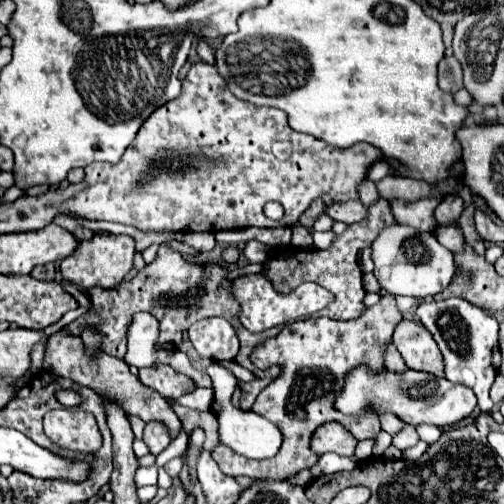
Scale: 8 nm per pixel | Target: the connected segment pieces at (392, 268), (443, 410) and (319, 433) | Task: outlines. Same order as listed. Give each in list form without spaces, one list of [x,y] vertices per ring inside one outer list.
[[[408,225],[386,227],[372,243],[372,261],[374,261],[374,275],[380,287],[392,295],[412,295],[412,297],[436,295],[450,283],[450,279],[456,273],[452,253],[436,241],[434,233],[416,231]]]
[[[356,367],[346,377],[346,387],[336,399],[334,407],[346,415],[358,415],[364,409],[374,409],[374,413],[394,413],[408,425],[436,425],[446,427],[468,417],[476,407],[476,395],[470,387],[450,383],[444,377],[434,377],[430,373],[420,373],[408,369],[404,375],[394,375],[384,369],[380,375],[372,375],[366,367]]]
[[[326,423],[314,431],[310,447],[316,455],[332,451],[340,457],[354,457],[356,443],[354,435],[350,435],[350,431],[346,431],[340,423]]]

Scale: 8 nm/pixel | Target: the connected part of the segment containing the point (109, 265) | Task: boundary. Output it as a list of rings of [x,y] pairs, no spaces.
[[[96,233],[90,241],[82,241],[74,255],[64,259],[60,263],[62,277],[80,289],[90,287],[104,287],[112,289],[116,287],[132,269],[132,257],[134,257],[134,239],[128,235],[112,235],[112,233]]]

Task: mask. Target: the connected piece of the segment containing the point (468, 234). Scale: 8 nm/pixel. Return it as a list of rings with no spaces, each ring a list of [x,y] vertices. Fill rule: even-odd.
[[[472,200],[472,203],[464,210],[457,223],[464,233],[466,243],[470,245],[477,254],[484,256],[486,247],[483,239],[478,235],[475,229],[473,222],[474,212],[475,203],[474,200]]]

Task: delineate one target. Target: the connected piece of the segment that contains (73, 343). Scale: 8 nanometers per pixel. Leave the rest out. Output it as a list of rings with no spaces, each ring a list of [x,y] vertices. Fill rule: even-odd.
[[[64,329],[50,335],[50,339],[46,343],[46,351],[44,351],[42,369],[52,371],[60,377],[68,377],[68,379],[76,381],[78,385],[94,389],[98,395],[104,395],[104,397],[118,401],[128,415],[138,415],[146,423],[148,421],[162,421],[170,429],[172,439],[178,435],[180,419],[176,417],[176,413],[170,409],[170,405],[166,403],[166,399],[162,395],[158,395],[156,391],[150,391],[148,385],[144,385],[134,373],[130,373],[128,365],[122,359],[116,359],[116,357],[106,355],[106,353],[86,355],[82,339],[76,335],[66,335]]]

